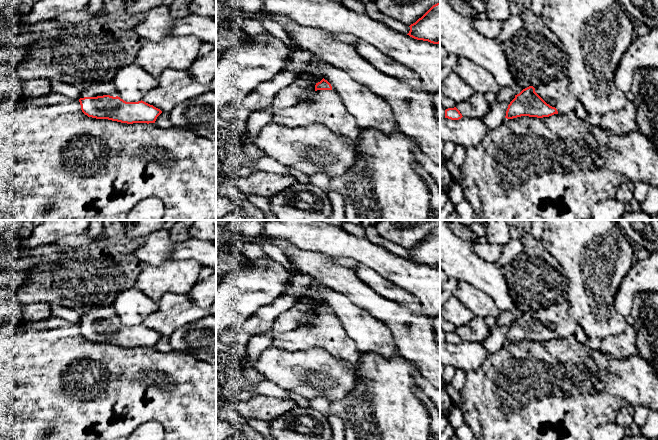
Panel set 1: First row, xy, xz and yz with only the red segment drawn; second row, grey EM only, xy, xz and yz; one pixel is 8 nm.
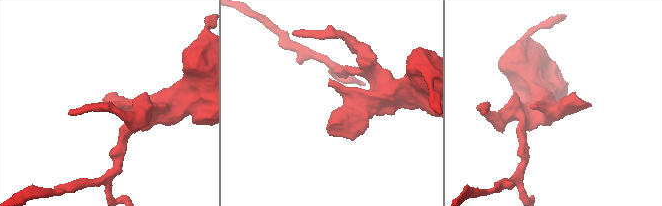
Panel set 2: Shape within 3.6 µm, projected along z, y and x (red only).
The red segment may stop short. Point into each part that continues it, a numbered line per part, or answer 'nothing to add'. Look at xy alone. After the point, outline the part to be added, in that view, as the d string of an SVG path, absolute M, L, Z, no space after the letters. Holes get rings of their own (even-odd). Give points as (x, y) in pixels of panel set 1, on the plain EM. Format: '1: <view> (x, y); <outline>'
1: xy (97, 313); M112 306L94 307L82 313L80 322L84 321L97 321L103 319L110 319L113 321L118 320L116 311Z

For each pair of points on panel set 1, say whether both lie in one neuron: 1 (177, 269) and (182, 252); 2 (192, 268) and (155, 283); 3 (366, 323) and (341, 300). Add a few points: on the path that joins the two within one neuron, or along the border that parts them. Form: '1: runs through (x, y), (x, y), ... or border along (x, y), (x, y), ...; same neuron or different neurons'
1: border along (169, 259), (194, 259), (202, 266); different neurons
2: runs through (183, 274), (164, 279); same neuron
3: runs through (360, 320), (346, 306); same neuron

